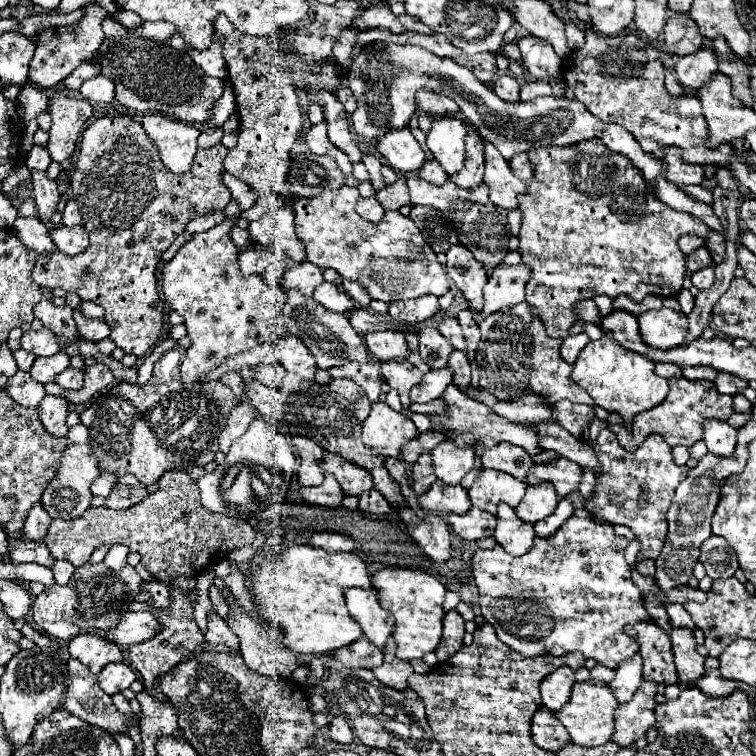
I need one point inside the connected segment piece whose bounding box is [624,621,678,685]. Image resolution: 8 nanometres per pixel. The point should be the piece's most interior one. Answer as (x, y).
(654, 645)

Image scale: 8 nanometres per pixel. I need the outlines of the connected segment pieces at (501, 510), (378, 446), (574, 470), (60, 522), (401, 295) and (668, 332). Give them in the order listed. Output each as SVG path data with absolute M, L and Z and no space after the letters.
M506 503L498 505L498 523L494 529L494 539L502 549L506 549L510 555L520 557L530 551L534 543L534 527L530 523L524 523L518 519L514 509L510 509Z
M374 403L372 405L372 411L370 415L366 417L364 421L364 427L362 427L362 441L368 449L372 449L374 453L378 455L384 455L384 457L398 457L400 453L400 447L408 441L412 441L414 437L418 437L418 429L416 425L412 423L412 419L408 419L406 415L402 413L396 413L392 407L388 407L386 403Z
M556 457L550 459L546 463L538 463L530 469L530 475L526 475L524 483L526 485L534 485L534 483L542 483L548 481L554 485L558 497L566 497L568 493L572 493L582 477L582 469L580 465L576 465L570 459L564 457Z
M168 471L158 481L158 491L130 509L114 511L108 507L88 507L78 519L52 519L44 543L54 559L64 559L74 567L84 565L92 551L102 545L124 543L130 551L142 555L142 563L156 581L174 583L180 575L200 575L202 569L226 559L230 551L252 543L254 529L242 519L206 511L196 484L186 471Z
M342 187L338 193L324 191L310 199L292 197L290 209L296 219L296 235L306 245L308 261L322 269L334 269L344 279L360 281L372 299L386 303L428 293L444 295L448 291L446 267L438 263L414 221L398 211L388 211L380 223L370 223L354 209L358 197L354 187Z
M662 307L660 311L644 311L638 317L642 341L654 349L678 347L688 335L686 315Z

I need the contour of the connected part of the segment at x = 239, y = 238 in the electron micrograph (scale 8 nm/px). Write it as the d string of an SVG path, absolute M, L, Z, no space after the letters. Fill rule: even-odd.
M234 227L232 231L230 231L230 237L232 237L232 241L240 247L240 249L244 249L244 247L250 247L252 245L252 239L250 239L250 233L246 231L246 229L240 229L240 227Z

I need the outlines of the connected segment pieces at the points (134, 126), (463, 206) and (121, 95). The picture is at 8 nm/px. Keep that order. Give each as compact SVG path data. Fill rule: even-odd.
M102 117L94 121L82 135L76 171L70 181L82 211L90 245L86 251L74 257L68 257L62 251L54 251L54 259L46 259L46 263L38 259L32 271L32 279L40 287L60 287L66 293L76 293L80 299L102 305L106 311L104 319L110 325L110 339L130 355L146 355L158 343L164 325L164 303L156 289L156 267L162 253L186 229L188 221L212 209L224 209L230 203L230 191L222 183L222 161L226 153L228 149L224 145L198 149L194 167L186 175L174 175L166 171L158 157L158 149L154 143L150 143L138 121L132 117Z
M408 177L406 179L408 191L410 191L410 203L412 205L428 205L444 213L444 217L452 223L452 229L458 231L458 241L474 253L474 257L482 263L500 265L502 259L508 253L508 241L510 241L510 227L506 219L506 211L500 207L494 207L488 197L488 187L478 185L474 189L462 189L450 179L444 185L434 185L430 181L424 181L420 177Z
M114 19L102 23L106 39L94 57L100 67L100 75L108 77L116 85L116 101L136 113L158 113L174 117L182 123L210 123L212 107L222 97L224 83L208 77L186 53L152 39L138 39L124 25ZM120 39L120 43L112 43Z

